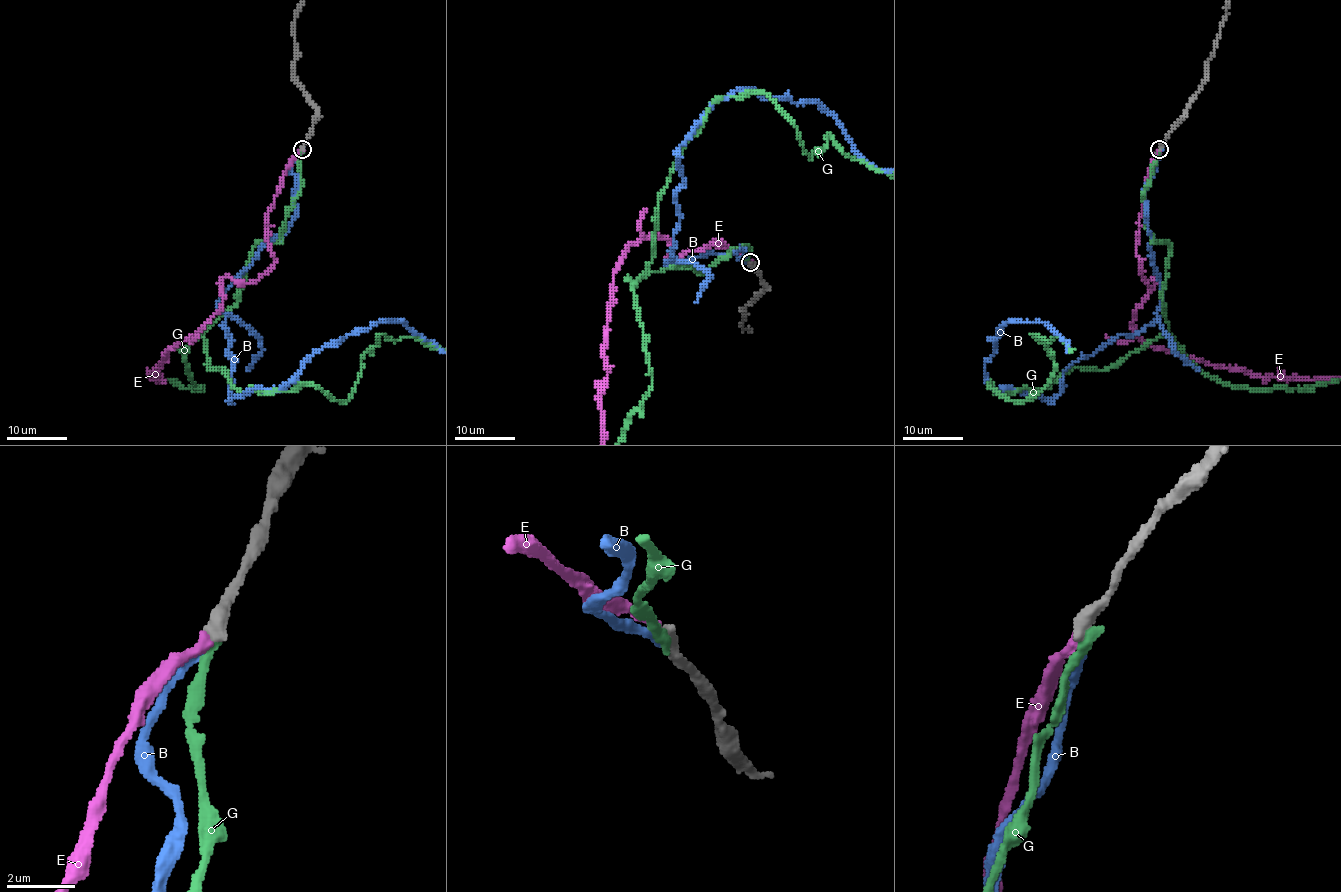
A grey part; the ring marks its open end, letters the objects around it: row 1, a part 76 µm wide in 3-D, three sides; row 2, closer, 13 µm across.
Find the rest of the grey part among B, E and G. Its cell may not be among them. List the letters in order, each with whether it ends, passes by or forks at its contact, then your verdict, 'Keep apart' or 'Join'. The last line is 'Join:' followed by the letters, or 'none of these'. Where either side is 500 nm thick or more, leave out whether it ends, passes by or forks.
B: It ends there. Keep apart
E: It ends there. Join
G: It ends there. Keep apart
Join: E

